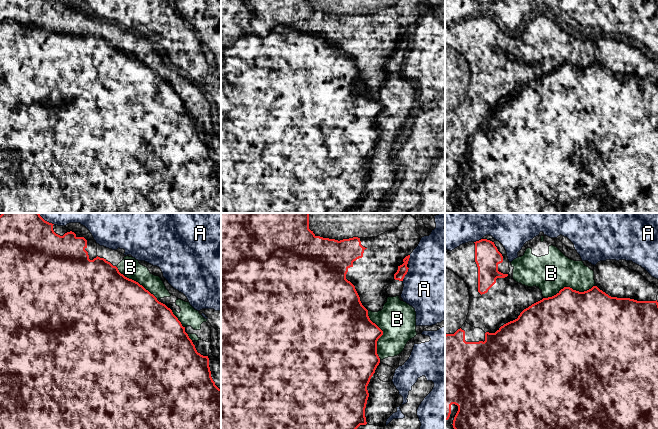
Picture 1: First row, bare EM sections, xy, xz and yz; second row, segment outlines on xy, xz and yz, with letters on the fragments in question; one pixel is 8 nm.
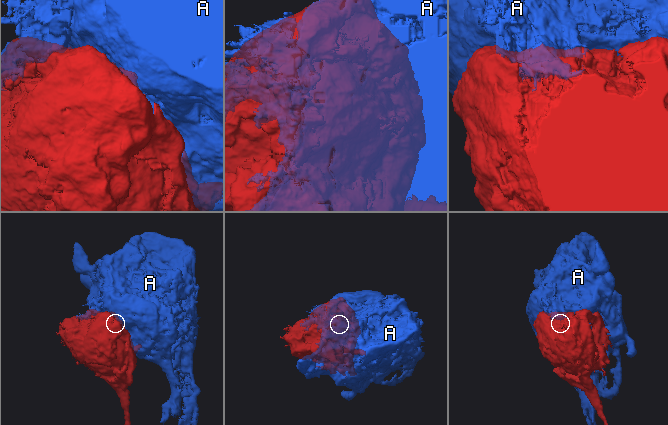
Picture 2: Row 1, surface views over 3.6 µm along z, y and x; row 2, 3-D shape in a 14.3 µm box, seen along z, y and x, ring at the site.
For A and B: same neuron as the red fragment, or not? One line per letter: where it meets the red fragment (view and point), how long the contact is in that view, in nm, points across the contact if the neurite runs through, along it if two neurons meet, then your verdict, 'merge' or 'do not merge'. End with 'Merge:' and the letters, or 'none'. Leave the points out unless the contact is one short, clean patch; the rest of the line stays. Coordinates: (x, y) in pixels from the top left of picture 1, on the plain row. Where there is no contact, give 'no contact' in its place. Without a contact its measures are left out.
A: contact xz (406, 49); length 130 nm; do not merge
B: contact yz (569, 63); length 400 nm; merge
Merge: B

